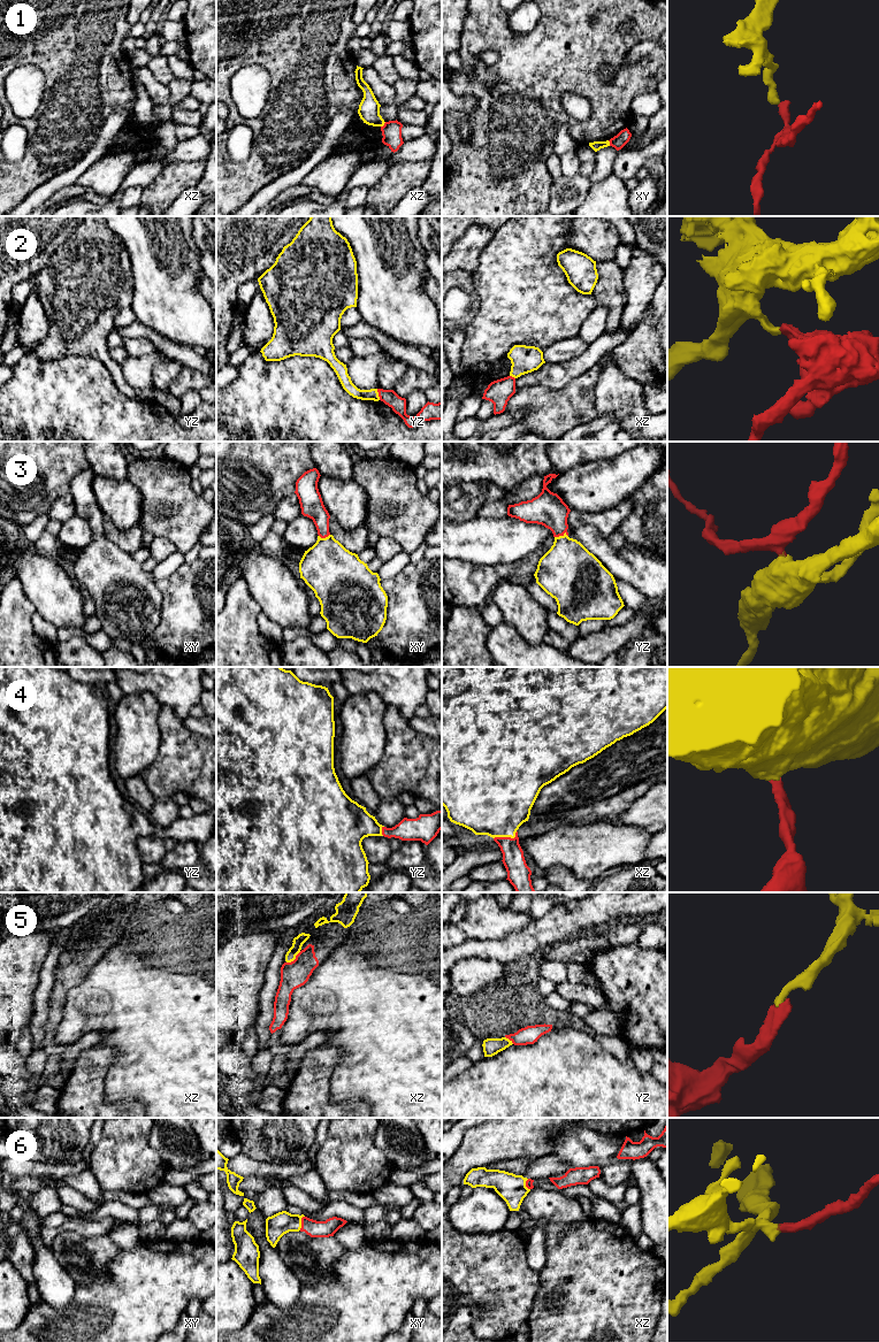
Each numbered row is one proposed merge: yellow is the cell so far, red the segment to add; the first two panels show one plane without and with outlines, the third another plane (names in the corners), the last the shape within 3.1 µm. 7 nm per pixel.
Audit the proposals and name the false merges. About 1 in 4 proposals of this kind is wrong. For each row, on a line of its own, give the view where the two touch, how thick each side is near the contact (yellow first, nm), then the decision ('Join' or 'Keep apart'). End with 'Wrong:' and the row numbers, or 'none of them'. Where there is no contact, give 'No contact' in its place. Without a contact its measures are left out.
1: Touches yellow in xz. Thickness 150 nm (yellow) against 140 nm. Keep apart
2: Touches yellow in yz. Thickness 80 nm (yellow) against 110 nm. Keep apart
3: Touches yellow in yz. Thickness 400 nm (yellow) against 240 nm. Join
4: Touches yellow in xz. Thickness 460 nm (yellow) against 150 nm. Join
5: Touches yellow in xz. Thickness 70 nm (yellow) against 190 nm. Join
6: Touches yellow in xy. Thickness 160 nm (yellow) against 120 nm. Join
Wrong: 1, 2

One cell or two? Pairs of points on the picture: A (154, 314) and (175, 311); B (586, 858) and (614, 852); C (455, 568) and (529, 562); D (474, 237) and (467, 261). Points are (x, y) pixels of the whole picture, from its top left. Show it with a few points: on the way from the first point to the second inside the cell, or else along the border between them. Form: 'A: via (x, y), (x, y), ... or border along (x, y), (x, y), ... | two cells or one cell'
A: via (159, 311), (170, 311) | one cell
B: via (593, 853), (608, 852) | one cell
C: via (473, 573), (497, 573), (511, 569) | one cell
D: via (472, 243), (472, 248), (467, 255) | one cell

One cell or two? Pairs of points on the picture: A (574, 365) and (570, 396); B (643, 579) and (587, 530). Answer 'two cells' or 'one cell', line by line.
A: two cells
B: one cell

